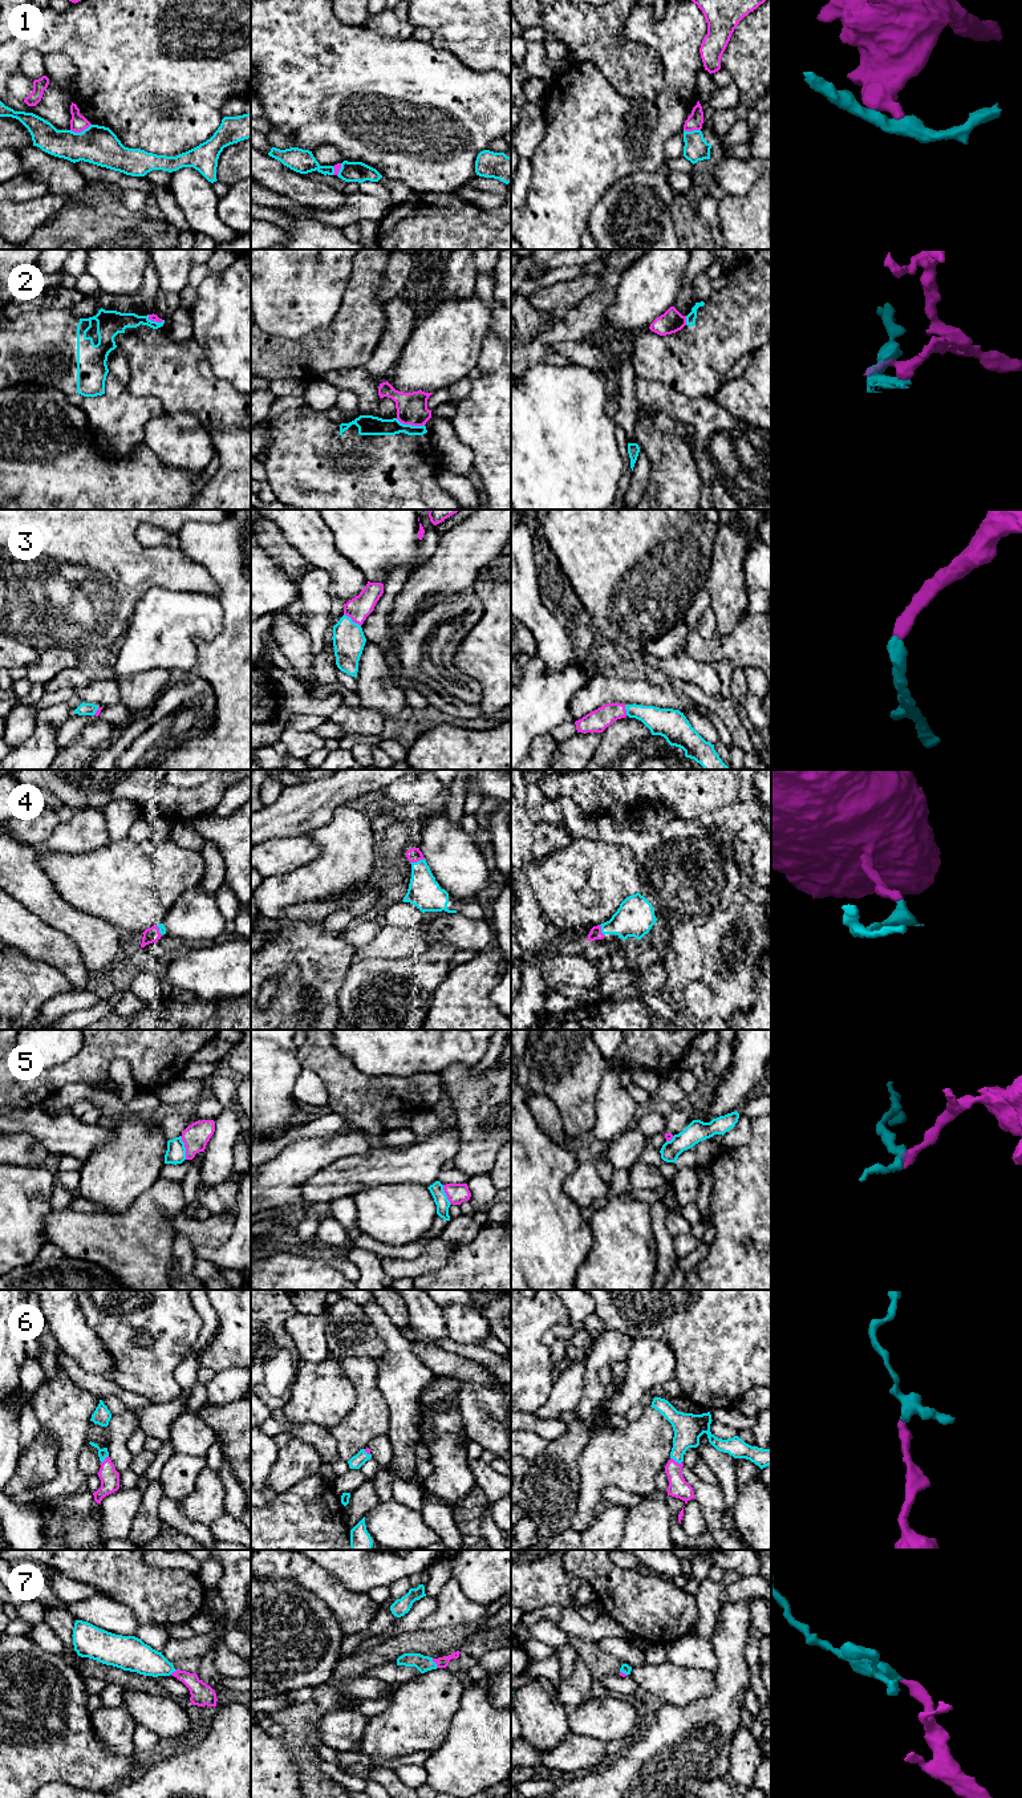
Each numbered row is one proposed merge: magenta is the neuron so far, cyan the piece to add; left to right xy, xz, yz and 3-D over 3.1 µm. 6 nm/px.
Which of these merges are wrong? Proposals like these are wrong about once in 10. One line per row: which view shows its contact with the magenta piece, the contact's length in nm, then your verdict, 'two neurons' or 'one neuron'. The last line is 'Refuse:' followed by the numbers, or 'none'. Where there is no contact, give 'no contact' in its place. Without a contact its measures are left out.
1: xy | 130 nm | two neurons
2: xz | 180 nm | two neurons
3: xz | 130 nm | one neuron
4: xz | 90 nm | one neuron
5: xy | 150 nm | two neurons
6: yz | 80 nm | one neuron
7: xz | 70 nm | one neuron
Refuse: 1, 2, 5

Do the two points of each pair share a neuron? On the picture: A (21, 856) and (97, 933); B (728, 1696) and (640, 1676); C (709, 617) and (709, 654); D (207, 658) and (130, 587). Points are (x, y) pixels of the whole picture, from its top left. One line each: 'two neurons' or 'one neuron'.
A: one neuron
B: two neurons
C: two neurons
D: two neurons

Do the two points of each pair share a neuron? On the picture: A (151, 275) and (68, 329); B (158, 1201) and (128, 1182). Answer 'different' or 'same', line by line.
A: different
B: different

